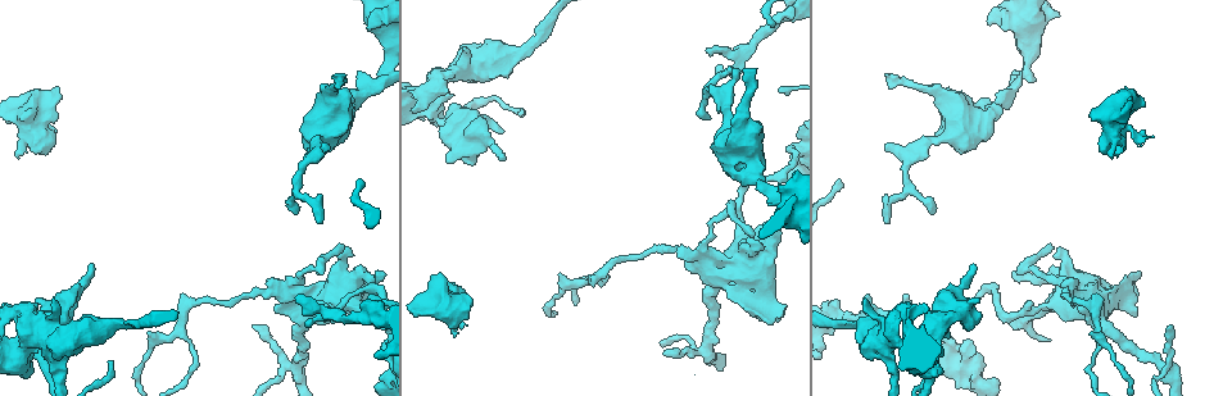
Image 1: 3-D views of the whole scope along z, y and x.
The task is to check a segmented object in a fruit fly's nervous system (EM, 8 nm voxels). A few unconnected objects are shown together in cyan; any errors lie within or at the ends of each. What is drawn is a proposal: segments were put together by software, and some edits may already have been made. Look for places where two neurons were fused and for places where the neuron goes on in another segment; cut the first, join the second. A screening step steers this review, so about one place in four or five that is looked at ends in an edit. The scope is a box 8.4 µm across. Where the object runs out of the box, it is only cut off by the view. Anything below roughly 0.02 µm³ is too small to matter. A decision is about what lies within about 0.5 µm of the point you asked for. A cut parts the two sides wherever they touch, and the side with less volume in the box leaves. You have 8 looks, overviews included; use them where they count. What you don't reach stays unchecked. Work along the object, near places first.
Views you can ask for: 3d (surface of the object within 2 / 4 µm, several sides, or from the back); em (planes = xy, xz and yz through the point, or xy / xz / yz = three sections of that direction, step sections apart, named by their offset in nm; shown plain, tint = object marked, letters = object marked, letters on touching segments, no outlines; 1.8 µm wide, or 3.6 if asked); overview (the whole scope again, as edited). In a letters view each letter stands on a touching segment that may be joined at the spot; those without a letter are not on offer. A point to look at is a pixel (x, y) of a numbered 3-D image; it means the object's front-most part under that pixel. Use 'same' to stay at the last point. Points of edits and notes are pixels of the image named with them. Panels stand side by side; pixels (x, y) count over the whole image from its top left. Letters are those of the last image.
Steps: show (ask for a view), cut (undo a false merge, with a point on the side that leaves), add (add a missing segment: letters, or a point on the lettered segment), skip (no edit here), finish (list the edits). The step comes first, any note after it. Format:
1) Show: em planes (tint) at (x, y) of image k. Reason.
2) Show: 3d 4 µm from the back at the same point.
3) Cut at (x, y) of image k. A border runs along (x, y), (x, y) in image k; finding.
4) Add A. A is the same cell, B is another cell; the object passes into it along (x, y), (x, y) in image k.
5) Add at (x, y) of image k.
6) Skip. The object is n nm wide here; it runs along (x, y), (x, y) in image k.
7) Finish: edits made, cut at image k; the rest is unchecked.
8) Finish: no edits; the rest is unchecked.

Show: em 3.6 µm planes (letters) at (723, 275) of image 1. Abrupt turn.

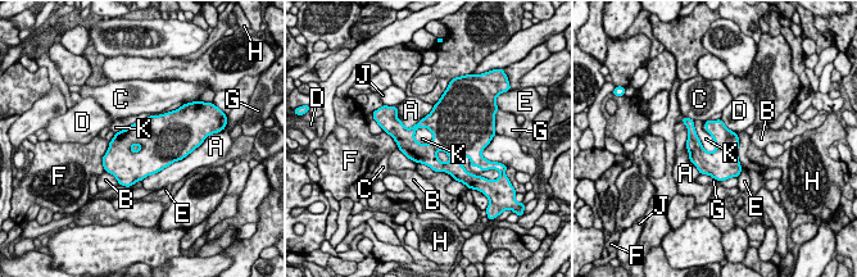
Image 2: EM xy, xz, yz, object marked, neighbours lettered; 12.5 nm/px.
Skip. A, B, C, D, E, F, G, H, J and K are other cells; a border runs along (693, 121), (702, 146), (712, 153) in image 2; all the same neuron.

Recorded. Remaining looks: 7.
Show: 3d 4 µm at (54, 336) of image 1. Thick turns thin.

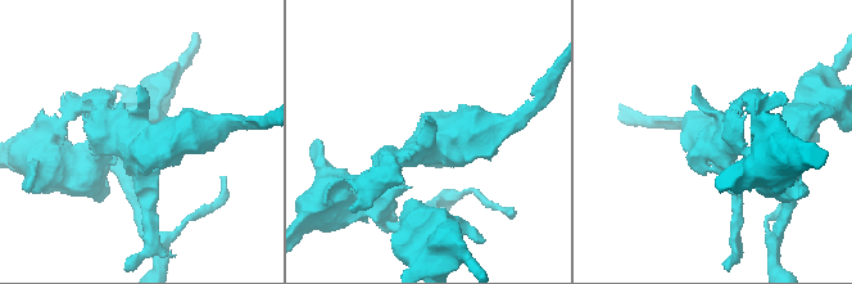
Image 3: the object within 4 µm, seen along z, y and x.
Show: em planes (letters) at (728, 144) of image 3.

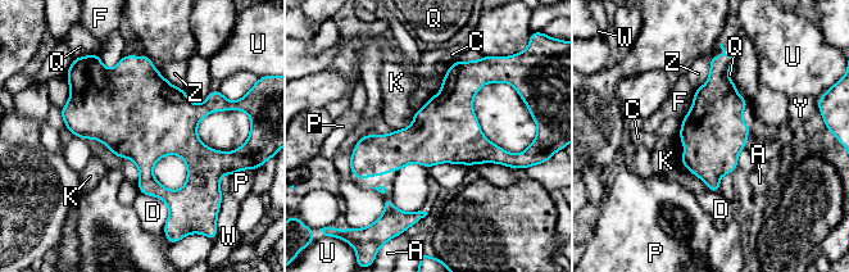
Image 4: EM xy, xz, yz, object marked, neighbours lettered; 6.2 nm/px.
Skip. A, C, D, F, K, P, Q, U, W, Y and Z are other cells; a border runs along (414, 112), (407, 127), (393, 131) in image 4; continuous, no second neuron.

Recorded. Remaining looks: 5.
Show: 3d 2 µm at (469, 164) of image 1. Stops while still wide.

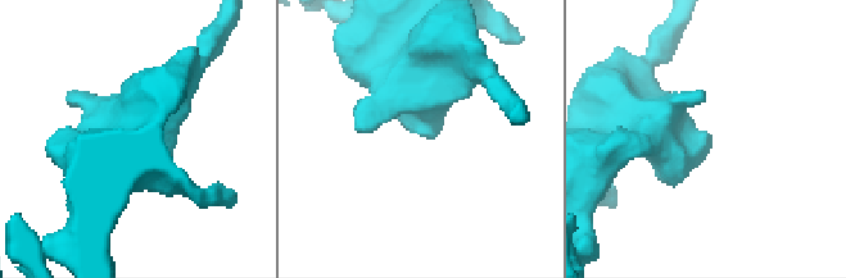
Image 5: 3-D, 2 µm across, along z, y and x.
Show: em 3.6 µm planes (letters) at (425, 136) of image 5.

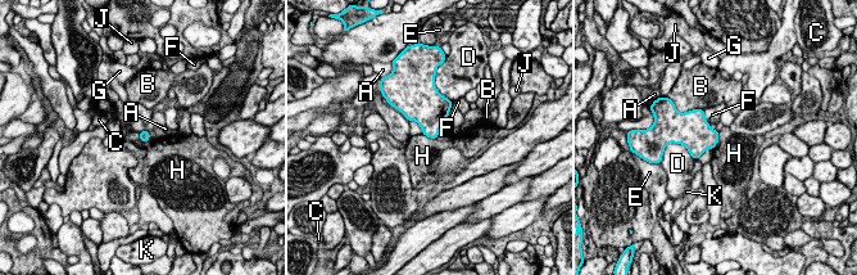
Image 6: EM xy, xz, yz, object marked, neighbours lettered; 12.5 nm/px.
Skip. A, B, C, D, E, F, G, H, J and K are other cells; a border runs along (719, 131), (719, 141), (712, 149) in image 6; no lettered segment goes on from it.

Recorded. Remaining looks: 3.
Finish: no edits; the rest is unchecked.

